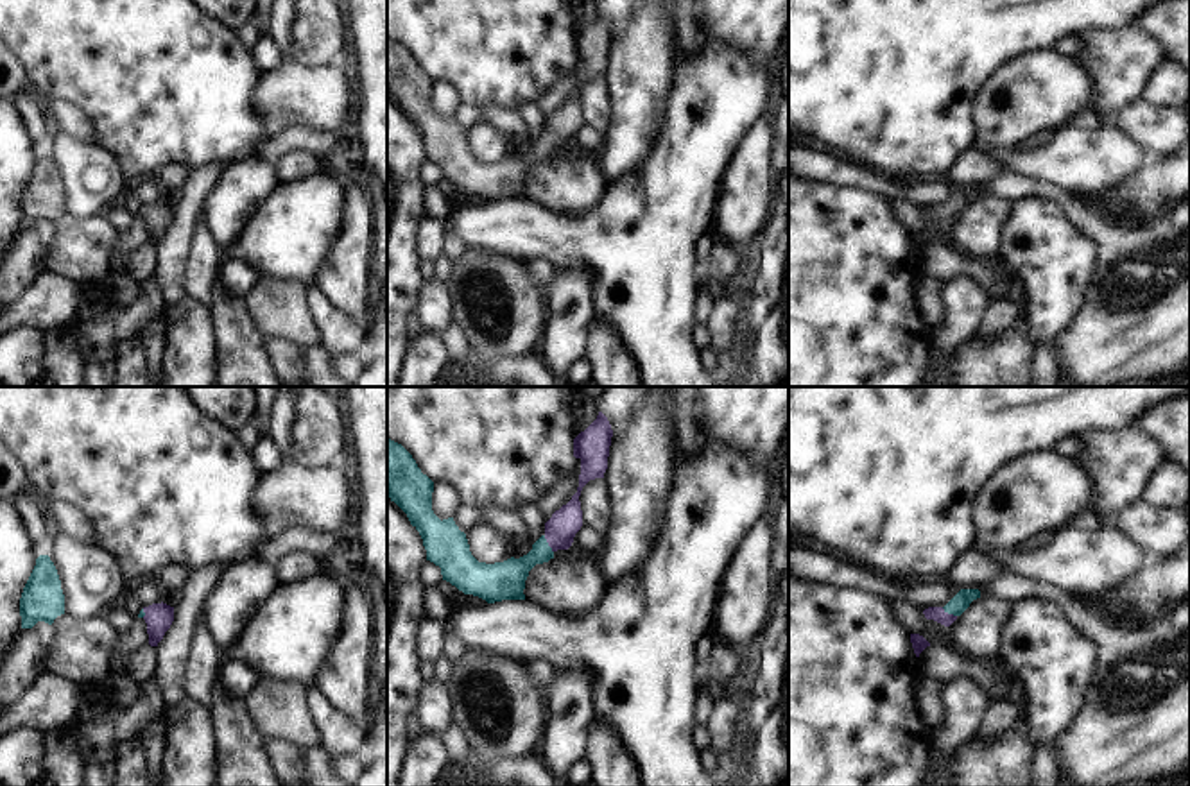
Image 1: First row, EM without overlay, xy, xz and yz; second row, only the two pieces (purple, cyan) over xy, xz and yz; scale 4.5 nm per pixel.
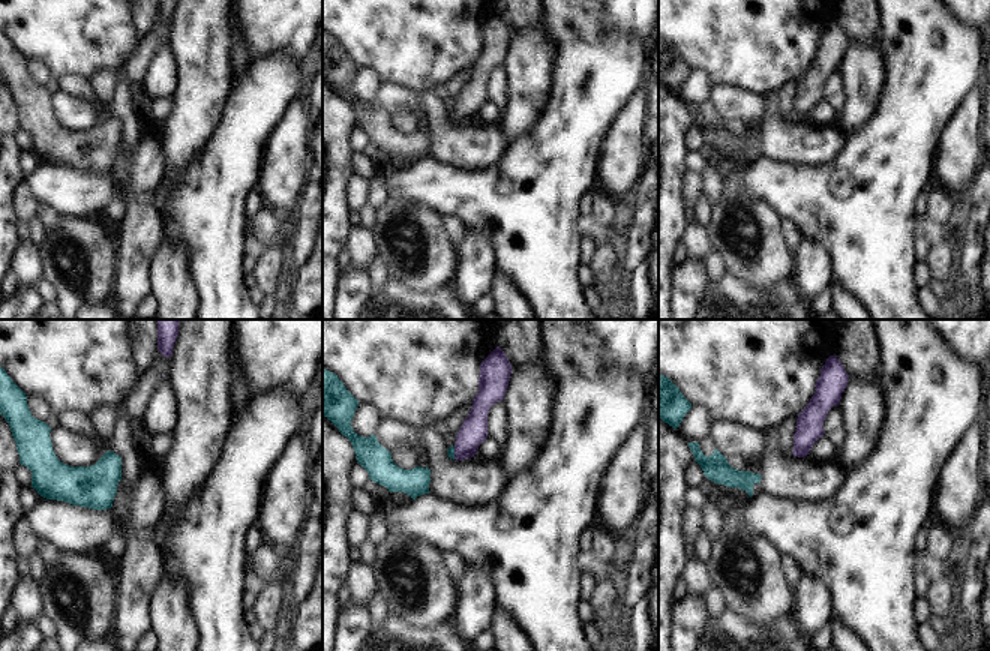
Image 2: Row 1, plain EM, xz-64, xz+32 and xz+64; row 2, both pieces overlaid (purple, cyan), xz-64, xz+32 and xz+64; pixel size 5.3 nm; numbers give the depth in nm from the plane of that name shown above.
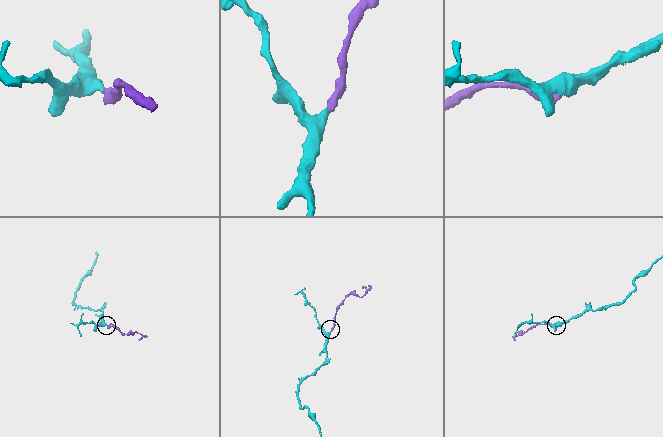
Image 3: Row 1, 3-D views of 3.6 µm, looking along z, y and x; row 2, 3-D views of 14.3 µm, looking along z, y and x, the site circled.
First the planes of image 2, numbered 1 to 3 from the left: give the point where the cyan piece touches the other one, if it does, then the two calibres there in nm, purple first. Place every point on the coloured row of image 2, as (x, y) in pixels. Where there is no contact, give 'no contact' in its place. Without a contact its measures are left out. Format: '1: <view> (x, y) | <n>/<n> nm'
1: no contact
2: xz+32 (455, 452) | 150/50 nm
3: no contact

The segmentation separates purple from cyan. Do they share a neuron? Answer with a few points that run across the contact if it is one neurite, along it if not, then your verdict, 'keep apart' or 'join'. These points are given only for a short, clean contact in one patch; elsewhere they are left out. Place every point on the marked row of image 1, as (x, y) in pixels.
line xz (560, 530), (549, 545), (506, 580); join

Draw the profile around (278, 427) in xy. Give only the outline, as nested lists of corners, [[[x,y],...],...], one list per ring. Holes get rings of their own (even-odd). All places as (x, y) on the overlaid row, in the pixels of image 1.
[[[285,389],[276,390],[269,419],[265,423],[265,433],[274,444],[276,451],[283,457],[283,464],[292,464],[290,455],[290,433],[294,423],[294,401]]]

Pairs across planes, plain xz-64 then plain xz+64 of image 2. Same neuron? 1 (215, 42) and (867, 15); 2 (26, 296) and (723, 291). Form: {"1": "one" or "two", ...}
{"1": "two", "2": "two"}

